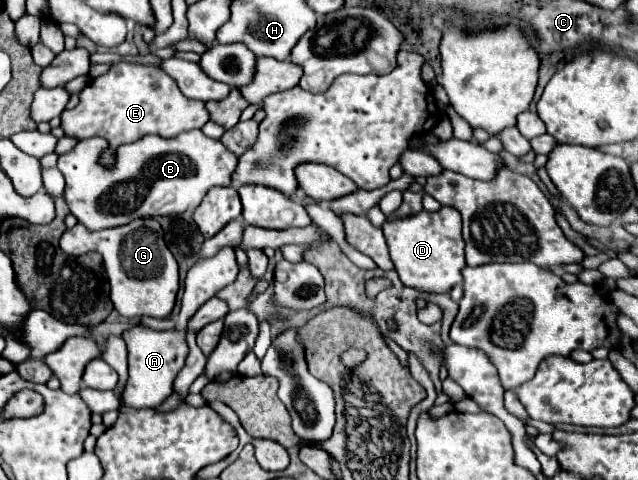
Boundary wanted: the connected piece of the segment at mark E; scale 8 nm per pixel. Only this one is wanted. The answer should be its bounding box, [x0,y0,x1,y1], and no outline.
[62,64,208,146]

